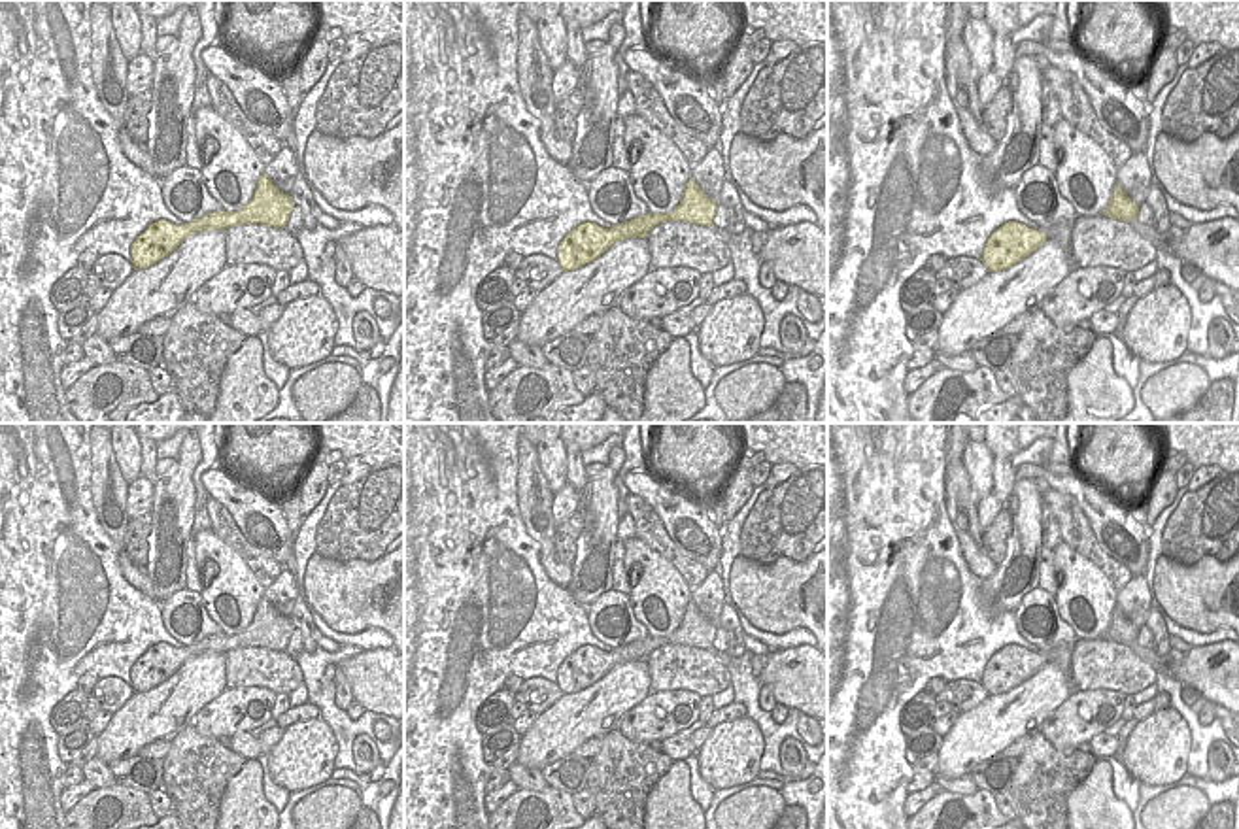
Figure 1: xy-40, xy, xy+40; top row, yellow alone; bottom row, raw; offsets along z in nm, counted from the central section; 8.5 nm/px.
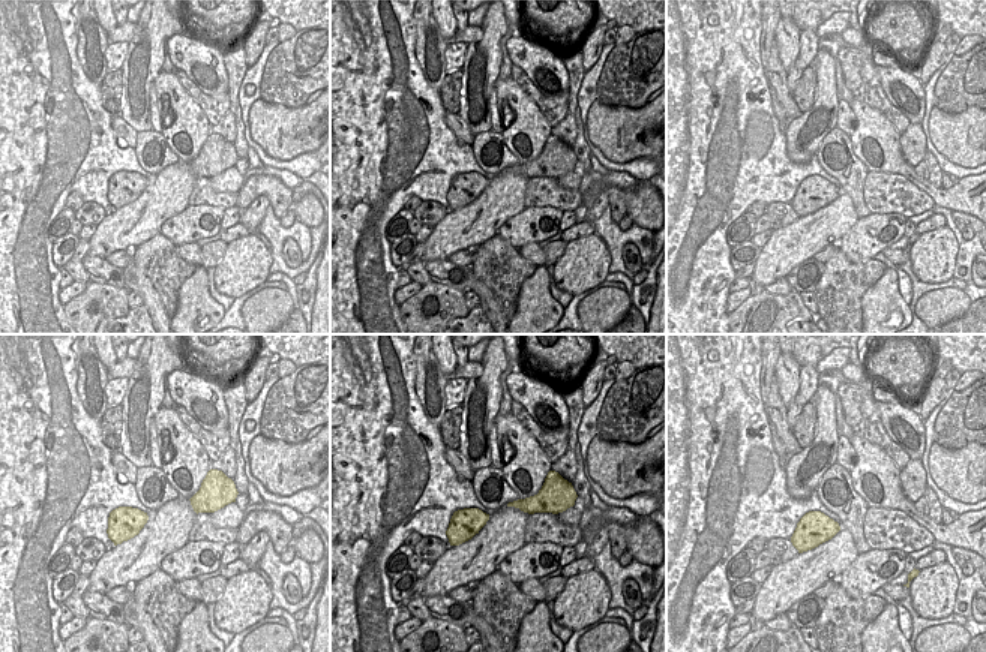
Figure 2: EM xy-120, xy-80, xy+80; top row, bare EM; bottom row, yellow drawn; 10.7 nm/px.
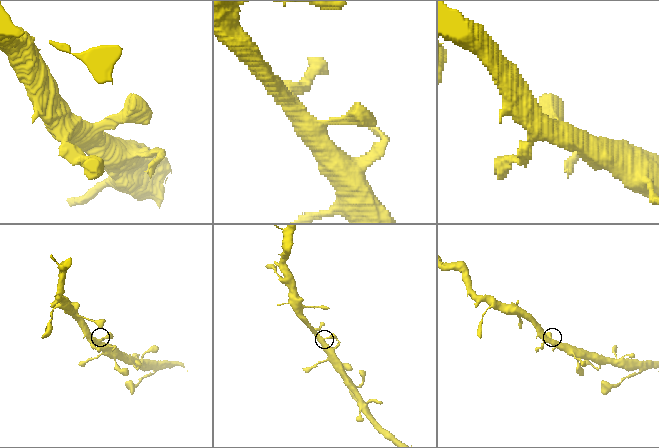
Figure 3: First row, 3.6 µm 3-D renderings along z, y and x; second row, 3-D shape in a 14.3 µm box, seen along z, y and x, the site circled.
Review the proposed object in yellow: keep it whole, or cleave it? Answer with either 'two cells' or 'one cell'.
one cell

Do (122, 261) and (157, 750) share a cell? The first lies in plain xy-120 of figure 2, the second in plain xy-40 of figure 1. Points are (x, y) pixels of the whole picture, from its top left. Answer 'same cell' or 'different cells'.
same cell

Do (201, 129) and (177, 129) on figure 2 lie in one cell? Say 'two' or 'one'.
one

